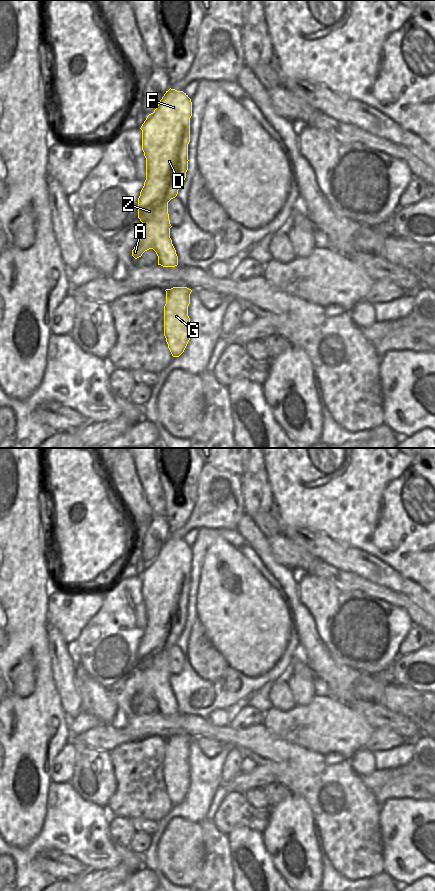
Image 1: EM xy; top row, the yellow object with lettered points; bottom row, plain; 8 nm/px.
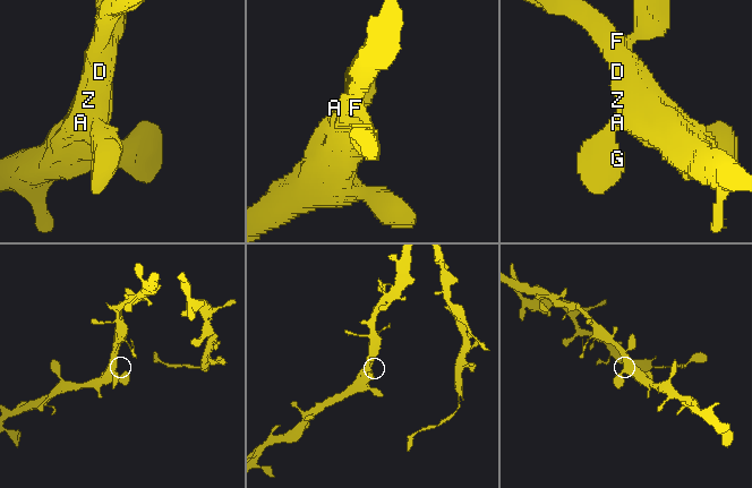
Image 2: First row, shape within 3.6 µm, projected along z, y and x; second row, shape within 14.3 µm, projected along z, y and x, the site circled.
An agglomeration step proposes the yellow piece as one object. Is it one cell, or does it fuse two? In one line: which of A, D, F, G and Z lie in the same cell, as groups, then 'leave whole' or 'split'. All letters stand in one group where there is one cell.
A D F G Z; leave whole

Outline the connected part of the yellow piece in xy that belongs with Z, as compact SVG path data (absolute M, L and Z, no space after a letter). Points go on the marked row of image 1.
M169 89L166 91L153 113L149 114L141 126L142 150L146 158L146 180L138 198L138 218L142 222L140 240L132 250L132 256L137 259L142 254L153 249L158 256L158 265L175 267L178 256L170 238L172 227L168 214L168 202L175 198L182 186L188 170L188 144L190 142L190 118L192 116L192 102L186 93Z

